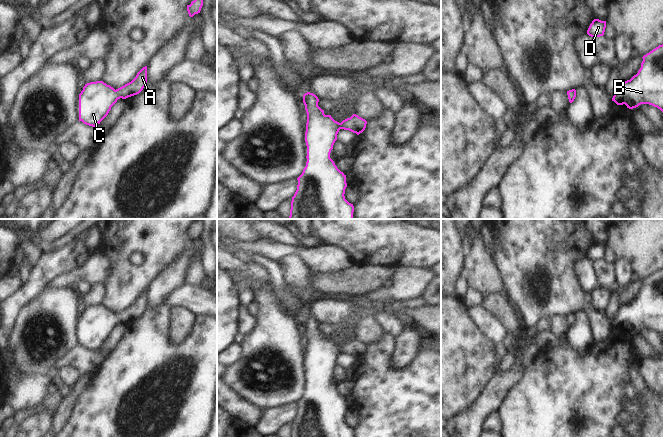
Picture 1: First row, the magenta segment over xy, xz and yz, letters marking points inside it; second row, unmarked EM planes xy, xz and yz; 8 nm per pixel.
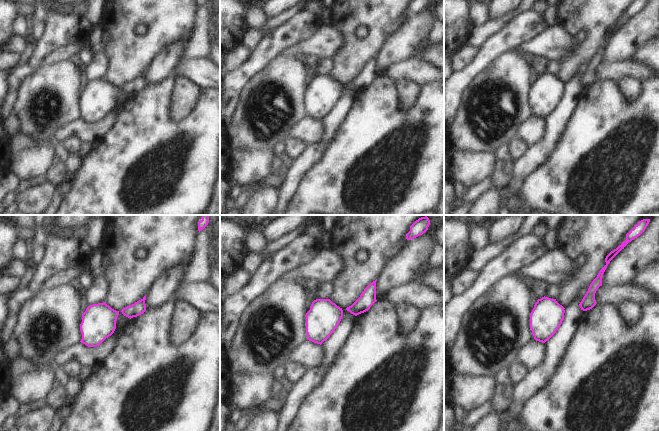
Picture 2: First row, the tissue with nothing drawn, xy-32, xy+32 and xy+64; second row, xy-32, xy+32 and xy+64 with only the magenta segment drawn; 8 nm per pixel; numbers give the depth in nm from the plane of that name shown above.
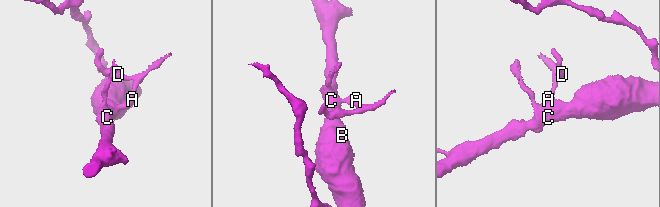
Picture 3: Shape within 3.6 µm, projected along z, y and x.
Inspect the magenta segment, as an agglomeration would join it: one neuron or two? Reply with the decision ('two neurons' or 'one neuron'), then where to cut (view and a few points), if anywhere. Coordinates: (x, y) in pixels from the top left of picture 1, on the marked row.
one neuron; no cut

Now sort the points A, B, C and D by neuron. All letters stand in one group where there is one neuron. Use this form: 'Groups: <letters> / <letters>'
Groups: A B C D

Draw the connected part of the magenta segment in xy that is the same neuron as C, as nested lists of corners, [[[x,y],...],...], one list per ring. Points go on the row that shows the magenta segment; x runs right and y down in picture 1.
[[[147,66],[124,86],[114,89],[103,81],[85,84],[79,94],[79,121],[95,127],[108,115],[118,99],[139,94],[147,85]]]

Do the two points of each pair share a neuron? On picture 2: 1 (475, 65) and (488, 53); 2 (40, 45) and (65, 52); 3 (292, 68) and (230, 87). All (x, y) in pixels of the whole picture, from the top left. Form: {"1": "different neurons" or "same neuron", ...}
{"1": "same neuron", "2": "different neurons", "3": "different neurons"}

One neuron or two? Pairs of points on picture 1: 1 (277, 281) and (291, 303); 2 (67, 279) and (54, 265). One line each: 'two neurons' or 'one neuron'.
1: one neuron
2: two neurons

